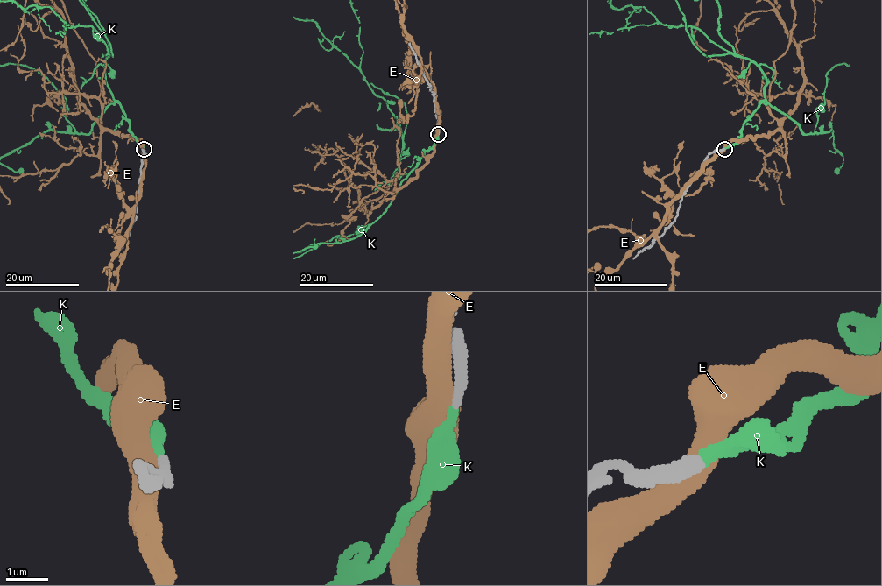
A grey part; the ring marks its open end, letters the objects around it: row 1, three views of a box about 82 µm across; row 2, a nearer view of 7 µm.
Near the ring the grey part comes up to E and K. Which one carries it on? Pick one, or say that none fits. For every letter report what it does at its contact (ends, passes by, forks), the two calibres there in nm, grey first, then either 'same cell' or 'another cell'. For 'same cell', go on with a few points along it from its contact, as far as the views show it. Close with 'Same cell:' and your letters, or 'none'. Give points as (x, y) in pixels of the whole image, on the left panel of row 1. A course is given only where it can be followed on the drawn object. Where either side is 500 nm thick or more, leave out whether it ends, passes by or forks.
E: 360/500 nm | another cell
K: it ends | 320/280 nm | same cell | via (144, 148), (107, 83), (105, 62), (109, 49), (104, 29), (86, 4)
Same cell: K

